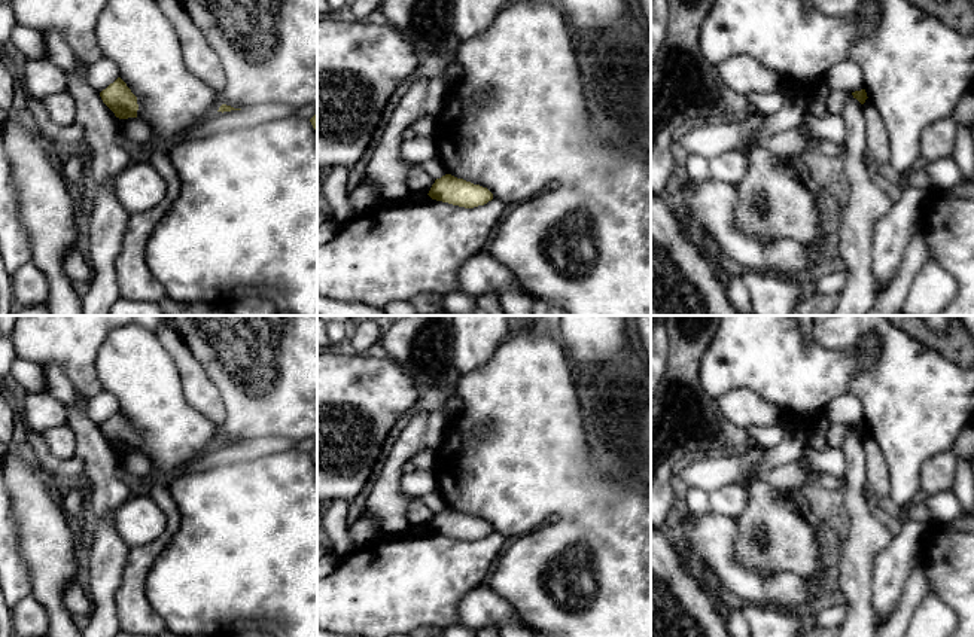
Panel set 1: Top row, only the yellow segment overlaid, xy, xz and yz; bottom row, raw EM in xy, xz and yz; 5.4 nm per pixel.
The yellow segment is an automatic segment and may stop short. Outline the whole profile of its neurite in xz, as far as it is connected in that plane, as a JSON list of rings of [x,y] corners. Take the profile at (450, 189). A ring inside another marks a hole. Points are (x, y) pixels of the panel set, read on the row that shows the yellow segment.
[[[451,174],[436,179],[429,193],[432,199],[453,205],[474,208],[493,199],[493,193],[480,185],[474,185]]]

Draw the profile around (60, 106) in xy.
[[[58,91],[40,100],[52,122],[69,127],[76,122],[76,103],[70,92]]]

